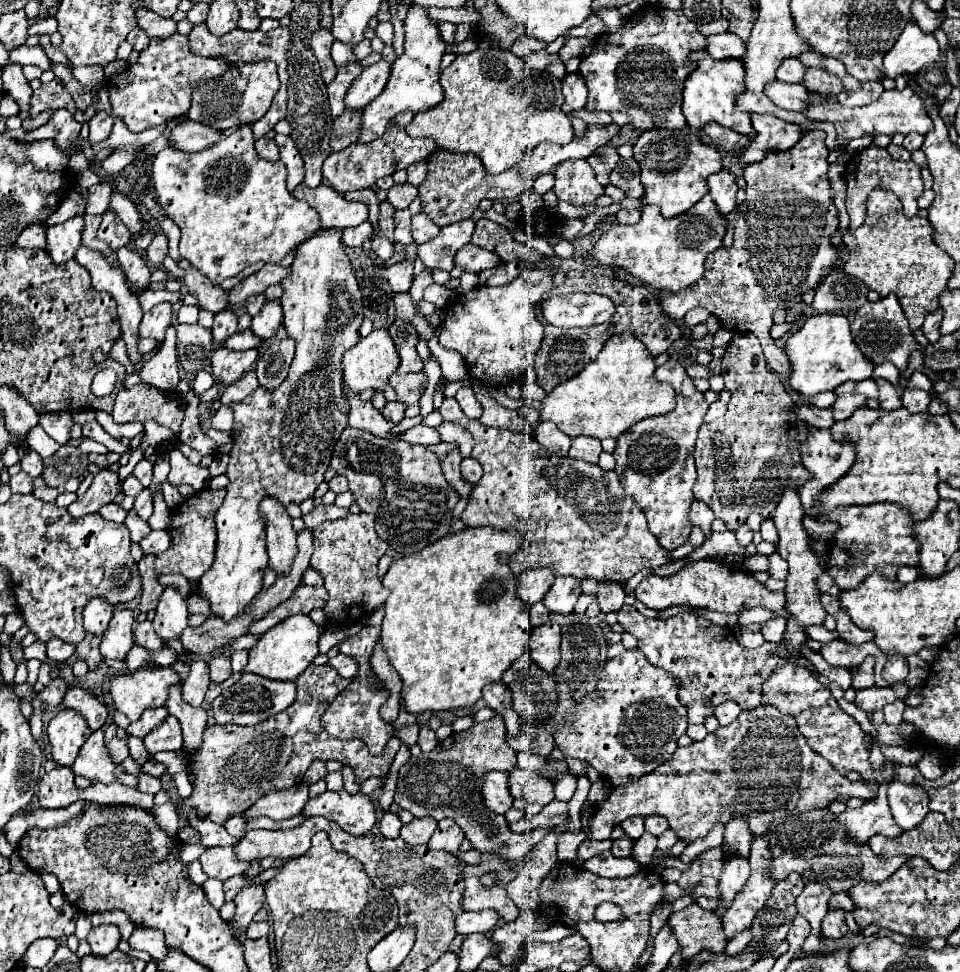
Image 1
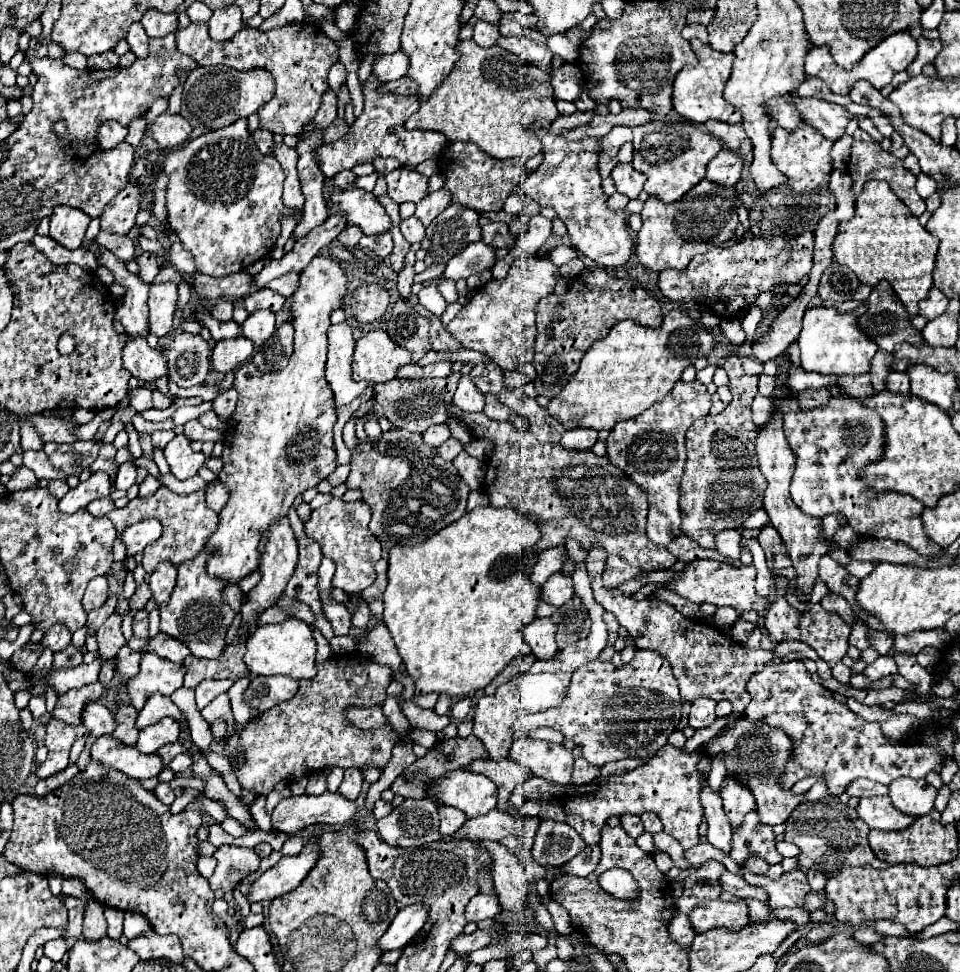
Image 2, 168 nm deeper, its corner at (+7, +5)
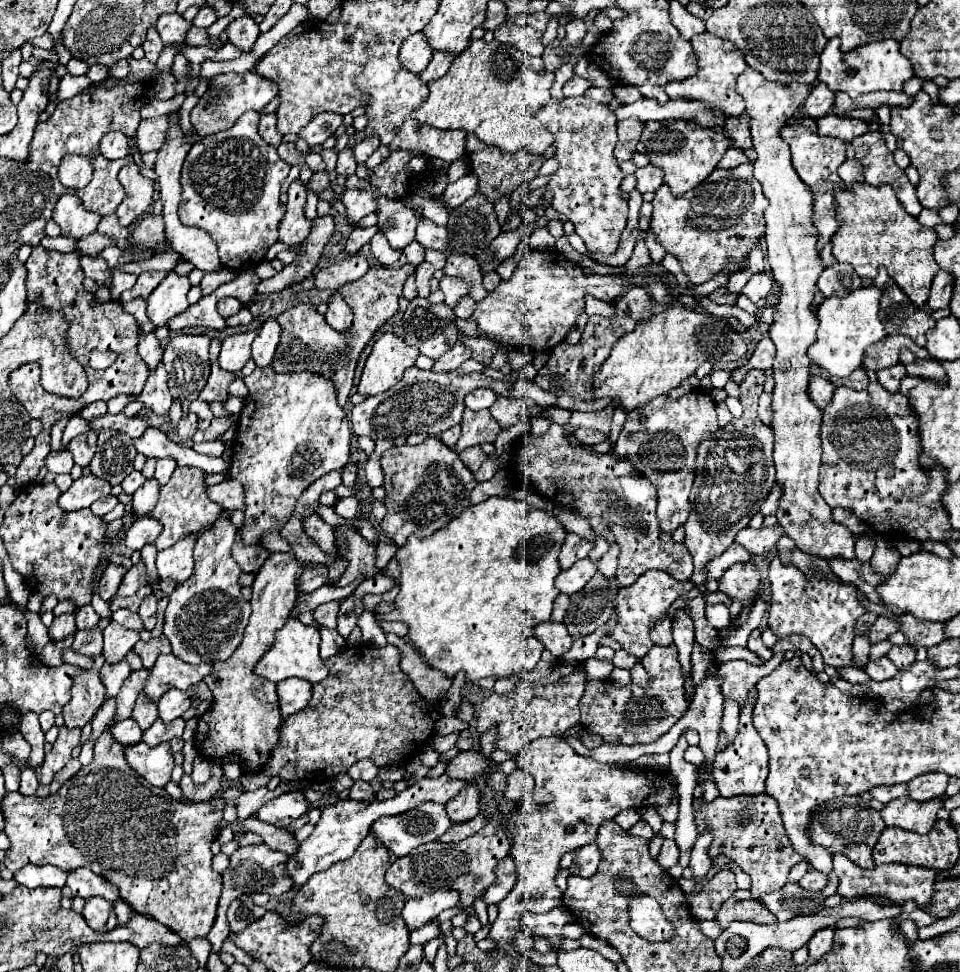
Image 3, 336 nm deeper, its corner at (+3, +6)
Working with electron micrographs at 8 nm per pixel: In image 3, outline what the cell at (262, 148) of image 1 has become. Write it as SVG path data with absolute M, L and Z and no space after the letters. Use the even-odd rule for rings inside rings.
M262 113L260 115L260 127L258 127L258 131L260 131L260 137L266 143L274 145L274 147L278 147L282 143L282 135L276 129L276 115L274 113L270 113L270 115L264 115Z

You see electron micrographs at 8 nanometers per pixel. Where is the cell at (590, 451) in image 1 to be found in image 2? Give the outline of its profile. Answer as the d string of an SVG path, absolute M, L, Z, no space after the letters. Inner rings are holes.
M574 428L574 430L566 430L562 434L560 444L566 446L568 450L590 450L596 440L598 440L598 430Z

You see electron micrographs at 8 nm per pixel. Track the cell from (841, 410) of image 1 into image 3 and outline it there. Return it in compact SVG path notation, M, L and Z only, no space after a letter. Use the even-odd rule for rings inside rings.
M812 377L810 385L808 385L808 397L812 399L812 403L818 409L824 409L830 403L830 399L832 399L834 389L836 387L826 377Z

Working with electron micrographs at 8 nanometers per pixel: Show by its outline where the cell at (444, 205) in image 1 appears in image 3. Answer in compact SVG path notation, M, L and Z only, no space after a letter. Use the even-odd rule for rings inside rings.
M474 135L466 137L466 157L468 157L470 173L474 173L474 177L478 177L478 193L484 195L486 201L490 201L490 203L494 203L502 197L510 197L520 185L532 181L538 175L538 169L544 163L542 155L534 155L534 153L528 153L528 151L502 153L498 147L484 145Z

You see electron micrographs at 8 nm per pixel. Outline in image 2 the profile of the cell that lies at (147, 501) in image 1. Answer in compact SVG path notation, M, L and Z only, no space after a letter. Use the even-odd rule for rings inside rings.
M146 476L146 480L140 484L140 496L142 498L148 498L148 496L152 496L156 490L160 488L160 480L156 478L156 476Z

